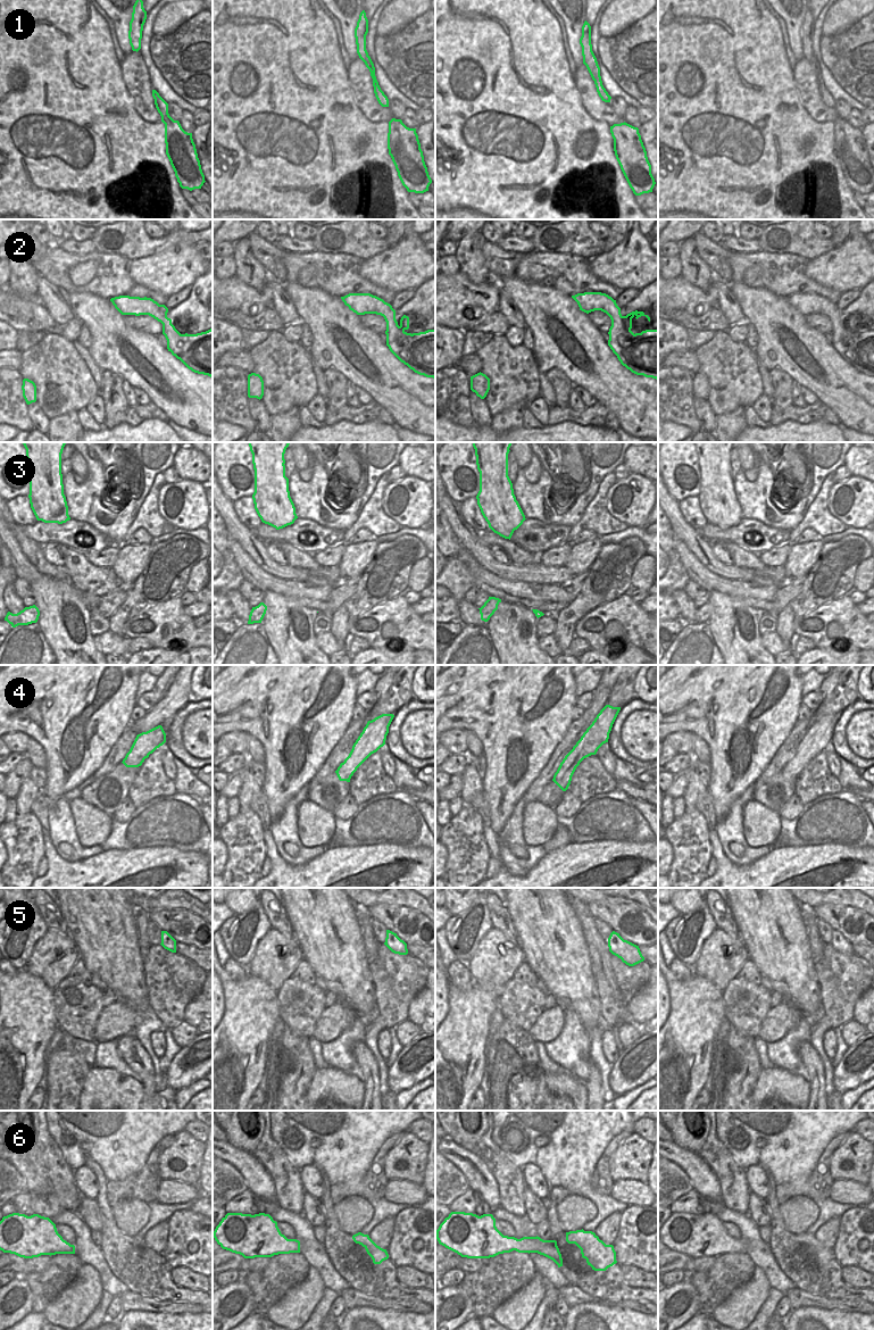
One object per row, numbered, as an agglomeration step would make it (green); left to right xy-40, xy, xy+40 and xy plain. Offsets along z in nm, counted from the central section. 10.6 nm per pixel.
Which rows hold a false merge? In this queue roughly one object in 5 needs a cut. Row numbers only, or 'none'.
none

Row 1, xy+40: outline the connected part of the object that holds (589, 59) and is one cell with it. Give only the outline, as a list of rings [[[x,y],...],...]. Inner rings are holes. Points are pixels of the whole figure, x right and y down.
[[[586,20],[582,26],[582,36],[580,39],[580,44],[582,47],[583,64],[586,66],[592,80],[594,81],[599,97],[602,101],[610,102],[611,97],[608,94],[608,92],[602,85],[600,67],[592,51],[591,26]]]

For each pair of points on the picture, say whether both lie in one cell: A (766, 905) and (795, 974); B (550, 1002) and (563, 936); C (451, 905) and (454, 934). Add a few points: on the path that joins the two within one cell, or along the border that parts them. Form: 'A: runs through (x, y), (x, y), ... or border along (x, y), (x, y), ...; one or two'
A: runs through (768, 922), (784, 957); one
B: border along (550, 992), (557, 1004); two
C: border along (474, 899), (466, 909), (452, 916); two

